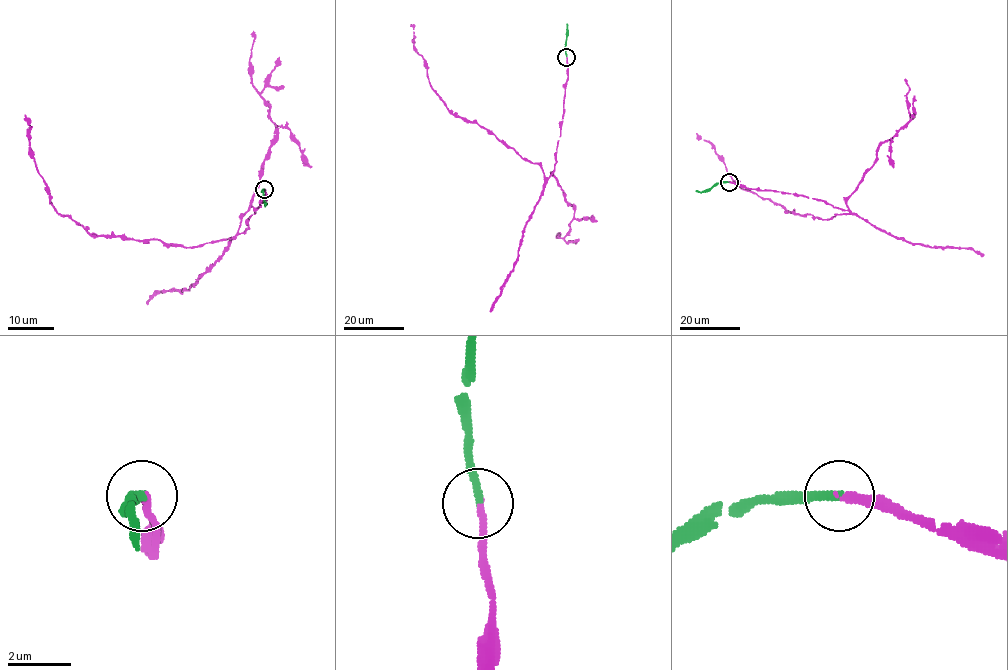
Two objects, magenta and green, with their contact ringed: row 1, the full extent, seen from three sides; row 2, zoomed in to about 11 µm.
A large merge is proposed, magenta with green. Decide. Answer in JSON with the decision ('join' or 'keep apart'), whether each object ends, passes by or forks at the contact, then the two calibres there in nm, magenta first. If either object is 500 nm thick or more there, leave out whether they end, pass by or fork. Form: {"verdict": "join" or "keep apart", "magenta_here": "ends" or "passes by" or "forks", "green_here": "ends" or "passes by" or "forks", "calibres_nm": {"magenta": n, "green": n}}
{"verdict": "join", "magenta_here": "ends", "green_here": "ends", "calibres_nm": {"magenta": 240, "green": 240}}

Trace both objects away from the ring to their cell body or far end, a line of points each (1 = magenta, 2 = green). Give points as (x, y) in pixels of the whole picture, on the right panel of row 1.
1: (729, 181), (804, 195), (850, 211), (821, 219), (788, 211), (743, 190), (727, 172), (714, 148), (696, 133)
2: (729, 181), (715, 183), (701, 192), (696, 190)

